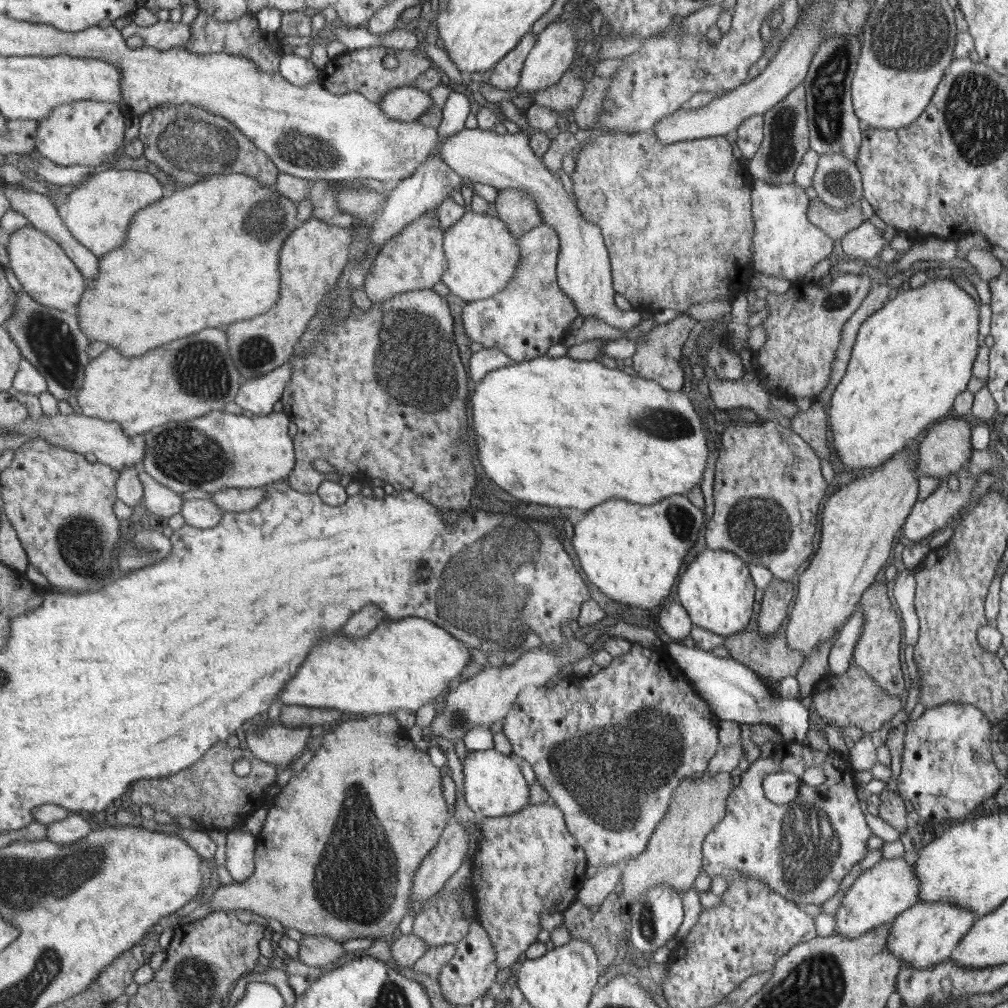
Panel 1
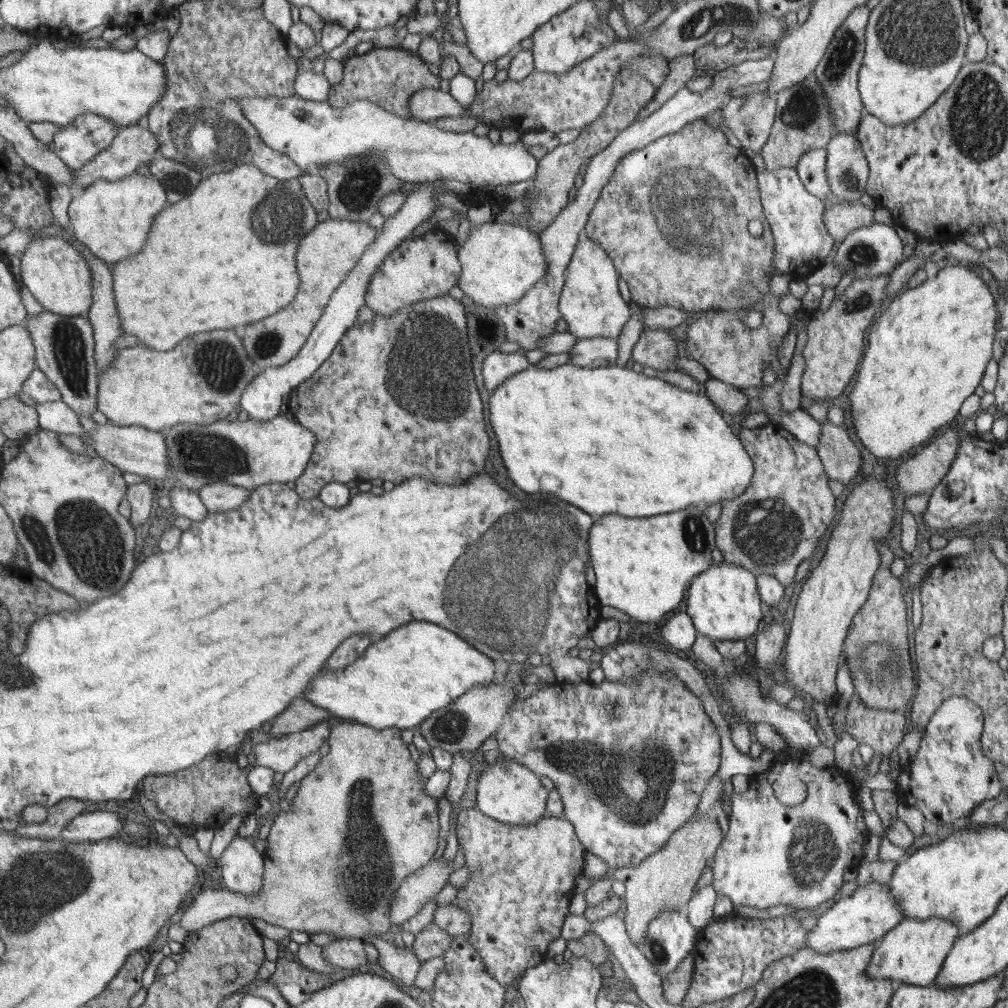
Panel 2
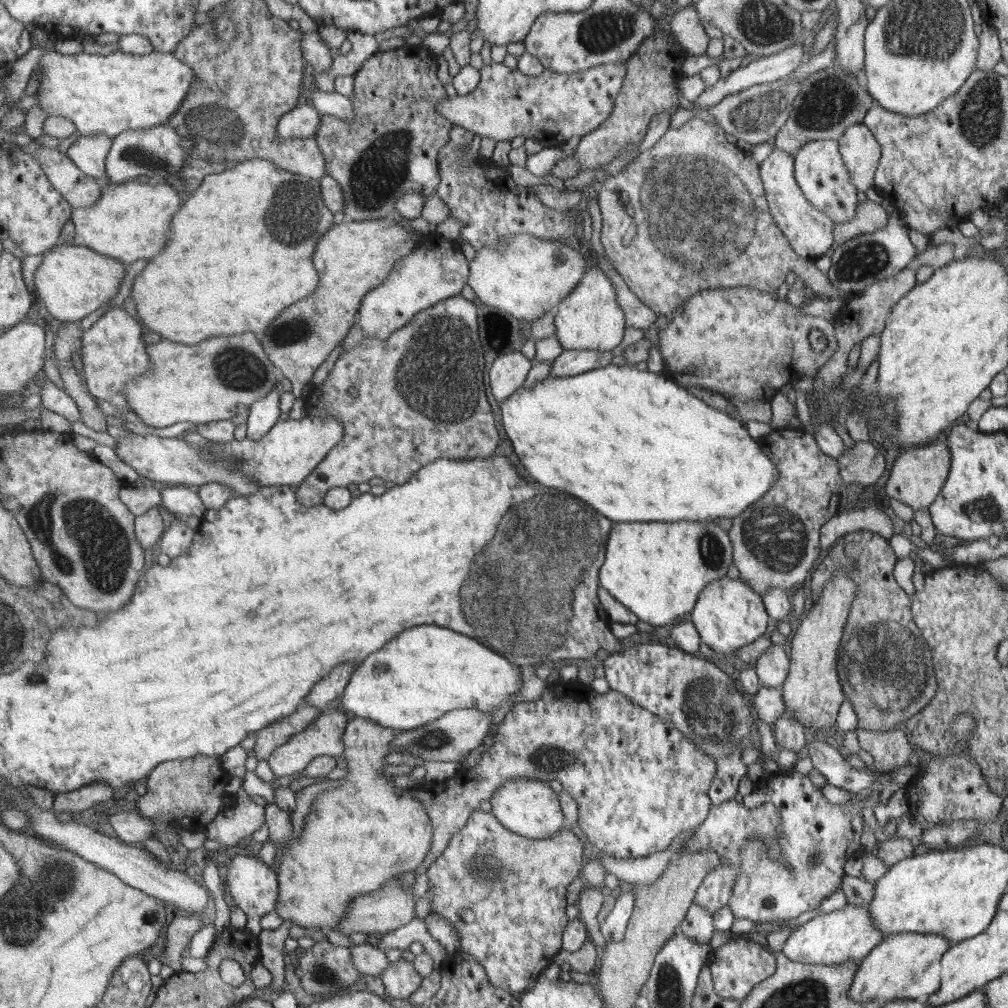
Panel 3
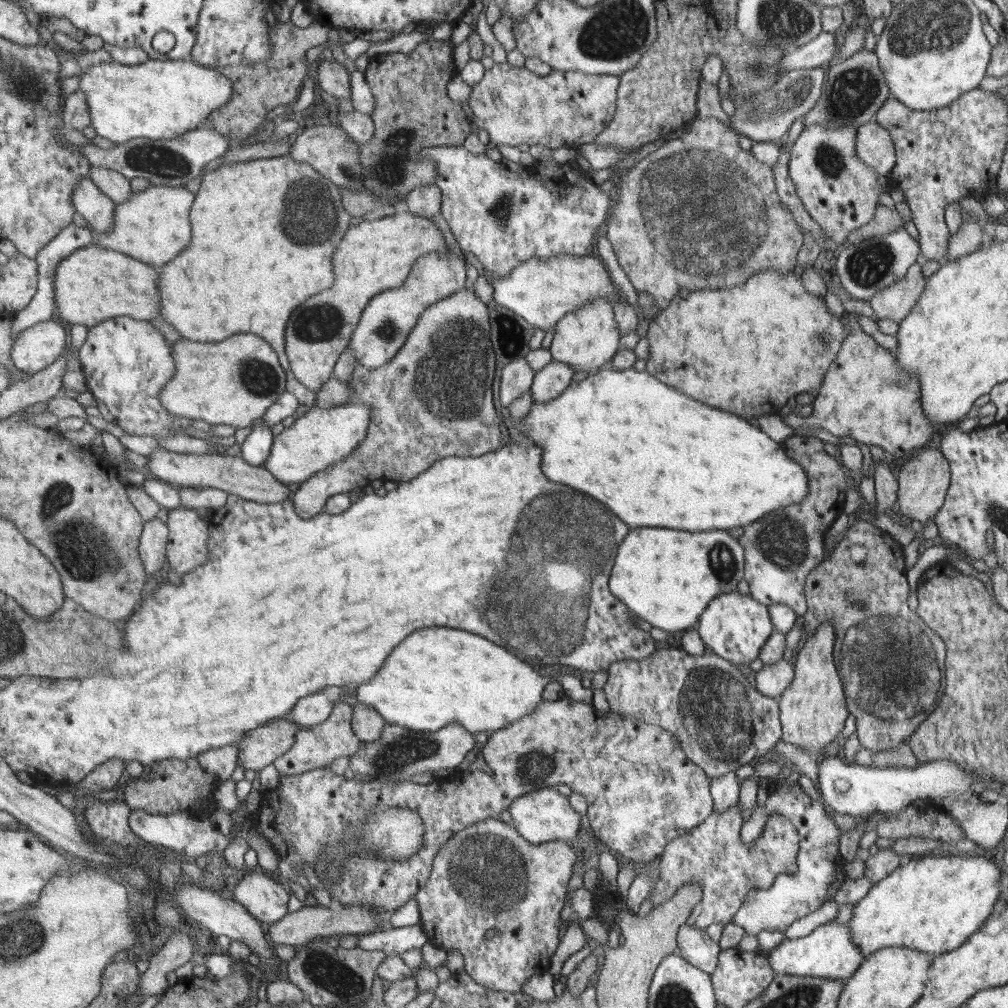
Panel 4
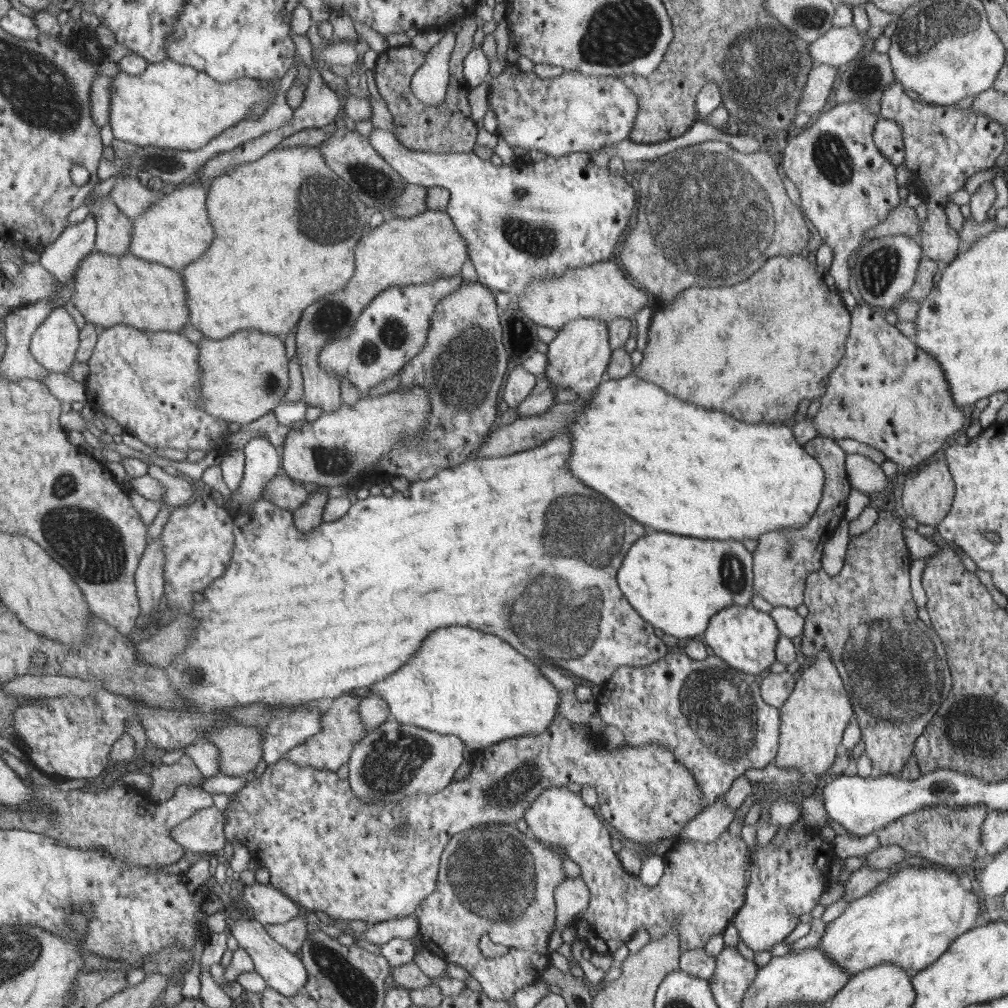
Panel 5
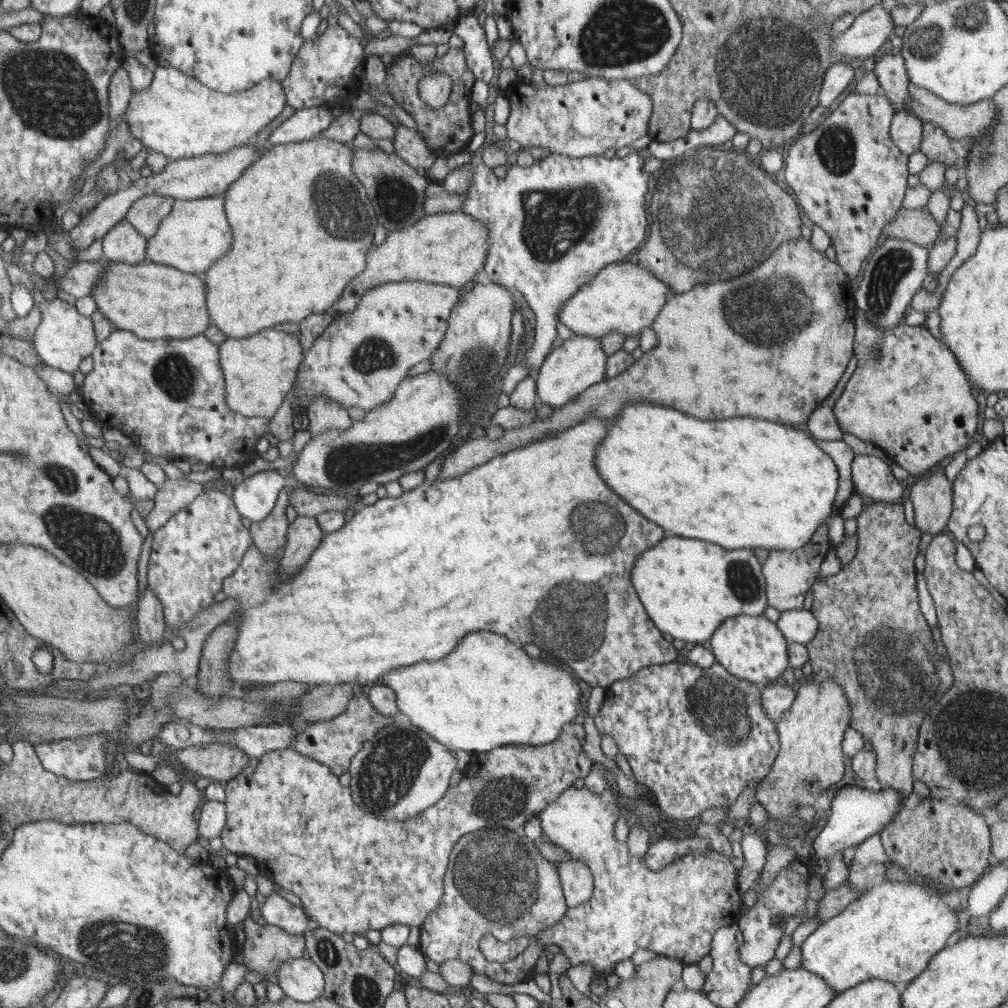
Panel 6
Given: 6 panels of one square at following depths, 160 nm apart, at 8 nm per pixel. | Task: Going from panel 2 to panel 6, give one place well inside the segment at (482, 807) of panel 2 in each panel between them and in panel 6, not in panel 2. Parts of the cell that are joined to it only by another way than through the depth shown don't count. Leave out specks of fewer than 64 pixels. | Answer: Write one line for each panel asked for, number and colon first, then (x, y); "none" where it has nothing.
3: (527, 806)
4: (544, 815)
5: (703, 886)
6: (676, 910)

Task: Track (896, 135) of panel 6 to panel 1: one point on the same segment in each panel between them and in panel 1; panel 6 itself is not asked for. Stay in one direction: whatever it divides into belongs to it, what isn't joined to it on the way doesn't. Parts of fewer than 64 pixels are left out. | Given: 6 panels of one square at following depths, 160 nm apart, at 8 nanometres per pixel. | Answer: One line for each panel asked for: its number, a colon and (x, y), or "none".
1: (838, 183)
2: (846, 167)
3: (860, 152)
4: (874, 147)
5: (887, 136)

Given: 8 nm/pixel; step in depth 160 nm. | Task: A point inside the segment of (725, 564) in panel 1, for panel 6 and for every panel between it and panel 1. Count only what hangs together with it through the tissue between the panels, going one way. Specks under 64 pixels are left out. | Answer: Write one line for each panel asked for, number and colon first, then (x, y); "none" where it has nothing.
2: (723, 603)
3: (729, 614)
4: (735, 627)
5: (745, 638)
6: (752, 648)

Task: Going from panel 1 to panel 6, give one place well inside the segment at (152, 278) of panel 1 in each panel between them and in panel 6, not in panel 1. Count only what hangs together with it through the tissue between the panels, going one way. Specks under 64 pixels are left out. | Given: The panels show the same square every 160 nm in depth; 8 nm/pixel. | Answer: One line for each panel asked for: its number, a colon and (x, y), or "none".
2: (226, 255)
3: (241, 249)
4: (262, 244)
5: (261, 273)
6: (283, 265)

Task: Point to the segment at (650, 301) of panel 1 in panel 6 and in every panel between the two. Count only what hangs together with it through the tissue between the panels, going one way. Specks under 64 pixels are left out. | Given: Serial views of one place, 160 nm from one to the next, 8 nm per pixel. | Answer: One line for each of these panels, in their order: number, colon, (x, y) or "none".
2: (682, 219)
3: (689, 214)
4: (688, 217)
5: (718, 215)
6: (713, 216)

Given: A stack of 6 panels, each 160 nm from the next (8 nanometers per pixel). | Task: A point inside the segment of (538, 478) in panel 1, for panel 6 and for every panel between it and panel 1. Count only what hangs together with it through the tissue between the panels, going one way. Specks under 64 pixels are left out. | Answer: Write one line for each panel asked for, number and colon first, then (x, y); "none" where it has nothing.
2: (609, 440)
3: (611, 436)
4: (657, 459)
5: (677, 468)
6: (746, 483)

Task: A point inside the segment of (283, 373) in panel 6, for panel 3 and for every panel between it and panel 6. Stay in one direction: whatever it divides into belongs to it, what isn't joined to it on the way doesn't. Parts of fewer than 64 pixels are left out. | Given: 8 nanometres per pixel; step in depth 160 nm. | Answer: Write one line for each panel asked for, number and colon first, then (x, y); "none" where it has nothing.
3: (220, 378)
4: (233, 381)
5: (244, 376)

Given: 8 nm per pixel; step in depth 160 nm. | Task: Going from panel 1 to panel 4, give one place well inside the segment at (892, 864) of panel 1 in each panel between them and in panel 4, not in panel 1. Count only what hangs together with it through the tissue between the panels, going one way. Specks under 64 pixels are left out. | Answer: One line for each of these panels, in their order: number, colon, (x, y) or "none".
2: (864, 917)
3: (847, 934)
4: (828, 952)

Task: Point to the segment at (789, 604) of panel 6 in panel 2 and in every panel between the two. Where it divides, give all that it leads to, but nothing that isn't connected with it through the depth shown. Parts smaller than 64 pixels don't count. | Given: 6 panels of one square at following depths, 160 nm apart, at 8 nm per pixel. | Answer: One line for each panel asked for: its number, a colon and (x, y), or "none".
2: (775, 524)
3: (776, 541)
4: (780, 550)
5: (782, 560)

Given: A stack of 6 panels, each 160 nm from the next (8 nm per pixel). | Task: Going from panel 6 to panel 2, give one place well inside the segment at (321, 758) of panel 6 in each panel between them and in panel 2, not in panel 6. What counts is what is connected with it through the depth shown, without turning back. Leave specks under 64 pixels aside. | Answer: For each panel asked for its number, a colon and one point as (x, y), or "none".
2: (281, 754)
3: (325, 737)
4: (317, 747)
5: (342, 729)

